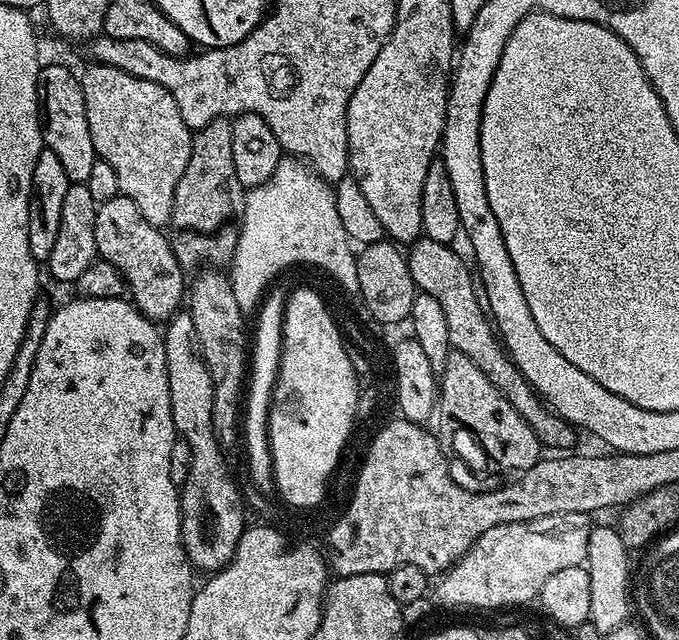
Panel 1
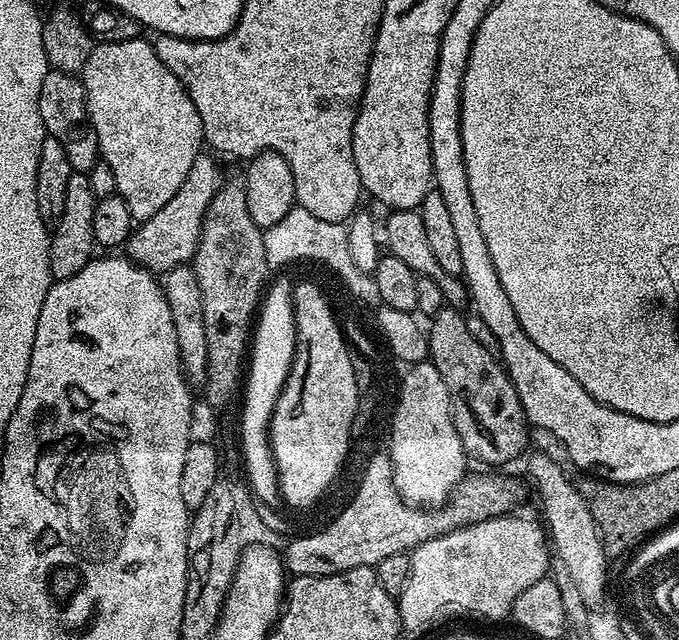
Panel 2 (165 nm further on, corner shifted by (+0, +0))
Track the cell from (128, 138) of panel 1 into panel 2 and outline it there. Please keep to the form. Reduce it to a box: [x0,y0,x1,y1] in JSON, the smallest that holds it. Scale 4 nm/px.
[82,38,205,221]

